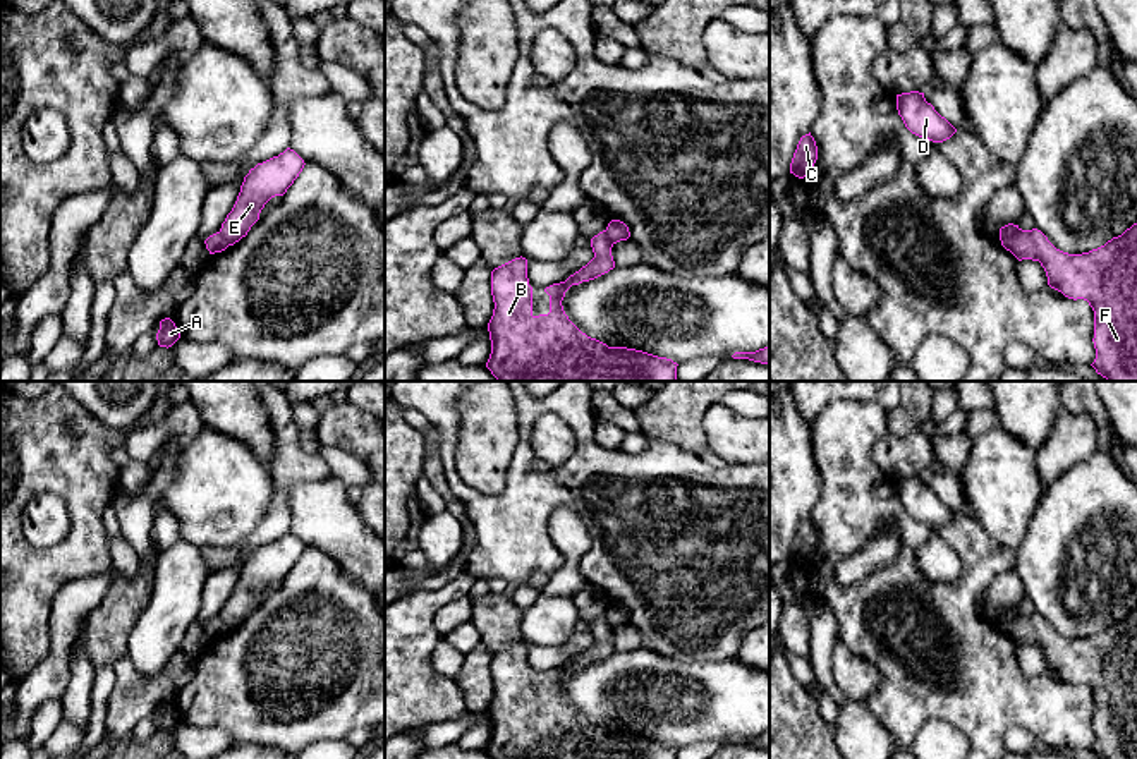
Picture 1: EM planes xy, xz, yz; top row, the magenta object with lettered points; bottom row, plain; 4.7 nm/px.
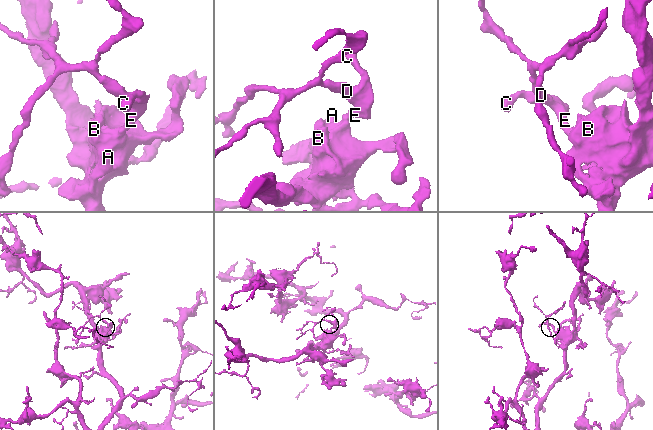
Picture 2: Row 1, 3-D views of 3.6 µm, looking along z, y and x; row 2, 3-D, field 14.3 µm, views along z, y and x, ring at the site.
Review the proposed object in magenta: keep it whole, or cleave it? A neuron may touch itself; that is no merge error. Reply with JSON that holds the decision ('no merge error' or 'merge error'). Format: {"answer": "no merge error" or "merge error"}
{"answer": "merge error"}

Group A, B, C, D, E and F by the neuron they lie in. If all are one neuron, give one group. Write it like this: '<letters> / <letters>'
A B F / C D E

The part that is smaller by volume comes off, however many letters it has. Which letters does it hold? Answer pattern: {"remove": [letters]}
{"remove": ["C", "D", "E"]}

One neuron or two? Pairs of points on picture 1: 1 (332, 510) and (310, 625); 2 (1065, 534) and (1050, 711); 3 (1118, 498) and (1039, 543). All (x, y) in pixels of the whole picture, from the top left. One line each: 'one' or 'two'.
1: two
2: two
3: one

